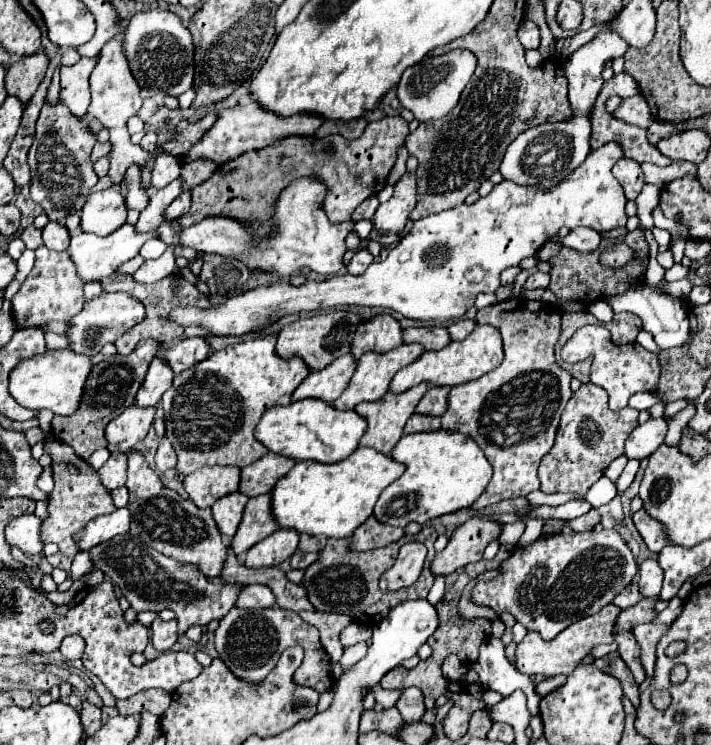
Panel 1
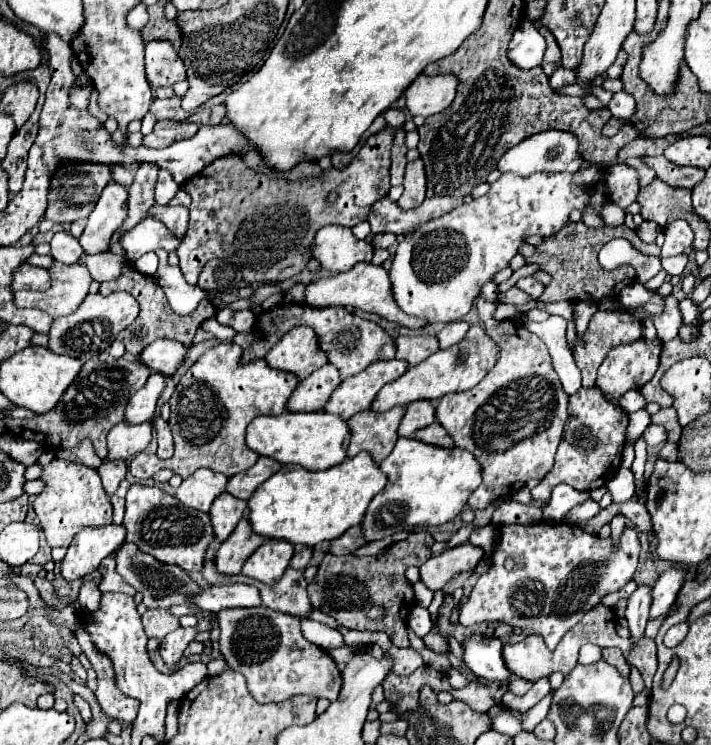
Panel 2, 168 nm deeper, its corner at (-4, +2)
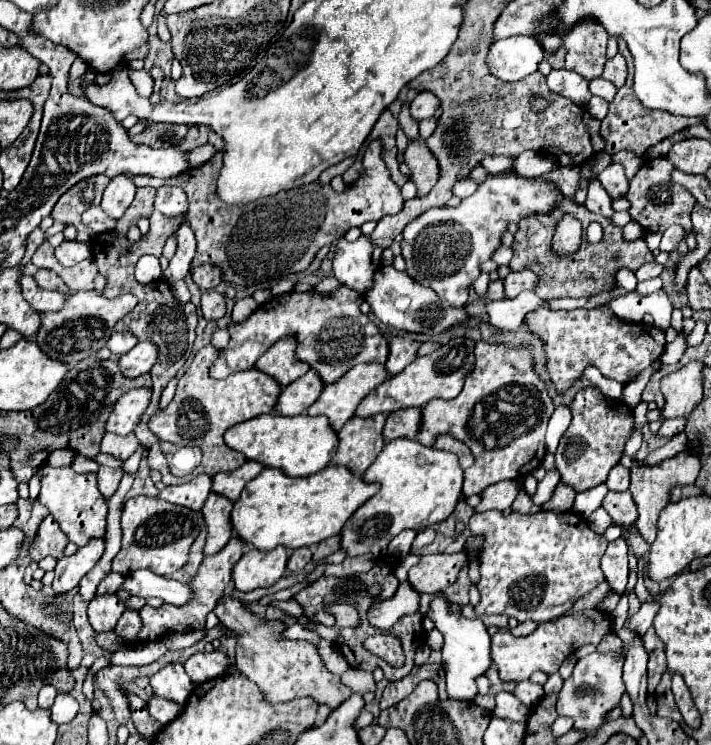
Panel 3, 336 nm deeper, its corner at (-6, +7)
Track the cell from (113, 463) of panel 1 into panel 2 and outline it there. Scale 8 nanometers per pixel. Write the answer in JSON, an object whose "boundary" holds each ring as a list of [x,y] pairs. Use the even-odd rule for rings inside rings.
{"boundary":[[[119,459],[119,461],[107,461],[97,471],[99,471],[99,477],[103,481],[103,489],[107,491],[107,495],[113,495],[117,491],[119,483],[127,475],[127,463],[123,459]]]}

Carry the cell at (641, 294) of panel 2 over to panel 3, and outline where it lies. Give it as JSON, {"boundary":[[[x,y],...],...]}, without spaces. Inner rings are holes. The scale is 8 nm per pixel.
{"boundary":[[[627,268],[617,270],[615,278],[617,278],[617,284],[619,284],[619,286],[623,286],[625,290],[629,290],[629,292],[633,292],[633,290],[635,290],[635,286],[637,286],[637,278],[635,278],[635,274],[633,274],[631,270],[627,270]]]}

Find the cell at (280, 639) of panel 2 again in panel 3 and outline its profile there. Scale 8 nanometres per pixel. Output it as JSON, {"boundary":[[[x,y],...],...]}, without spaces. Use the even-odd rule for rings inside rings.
{"boundary":[[[223,596],[213,612],[221,624],[237,634],[235,666],[261,688],[267,702],[289,702],[307,696],[317,704],[327,704],[331,710],[335,710],[353,694],[345,684],[341,684],[339,676],[327,672],[313,644],[305,640],[281,640],[279,634],[285,630],[281,622],[267,624],[259,620],[237,598],[231,596]]]}

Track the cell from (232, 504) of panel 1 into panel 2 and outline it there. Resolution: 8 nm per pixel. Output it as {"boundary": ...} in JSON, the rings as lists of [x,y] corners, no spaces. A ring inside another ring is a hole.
{"boundary":[[[221,493],[213,501],[209,515],[211,515],[213,529],[215,529],[215,537],[219,541],[225,541],[233,533],[233,529],[241,521],[245,509],[247,509],[247,501],[231,497],[229,493]]]}

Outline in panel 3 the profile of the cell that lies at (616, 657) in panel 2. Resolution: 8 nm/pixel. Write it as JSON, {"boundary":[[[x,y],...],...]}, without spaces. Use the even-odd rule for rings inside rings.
{"boundary":[[[611,632],[611,634],[607,634],[607,638],[603,638],[603,642],[599,642],[597,652],[607,652],[607,650],[619,652],[619,650],[621,650],[619,646],[623,646],[623,642],[619,640],[619,636],[617,636],[615,632]]]}

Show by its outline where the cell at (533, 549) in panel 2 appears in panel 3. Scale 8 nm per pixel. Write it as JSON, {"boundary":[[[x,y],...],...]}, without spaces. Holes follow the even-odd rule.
{"boundary":[[[487,510],[487,512],[481,512],[481,514],[473,514],[469,518],[469,524],[467,524],[471,536],[481,536],[483,538],[483,548],[481,548],[481,554],[479,554],[479,574],[481,574],[481,580],[479,580],[479,592],[481,592],[481,602],[475,606],[475,612],[477,616],[481,614],[507,614],[507,616],[513,616],[517,618],[519,622],[527,622],[527,620],[533,620],[533,622],[551,622],[555,618],[559,618],[561,614],[569,612],[571,606],[583,596],[587,594],[589,590],[593,590],[595,586],[599,586],[601,582],[605,582],[605,576],[601,572],[601,558],[605,554],[605,548],[607,548],[607,540],[605,536],[599,536],[595,534],[589,526],[587,526],[587,520],[575,512],[563,512],[563,514],[557,514],[557,512],[535,512],[535,514],[519,514],[519,512],[499,512],[499,510]]]}

